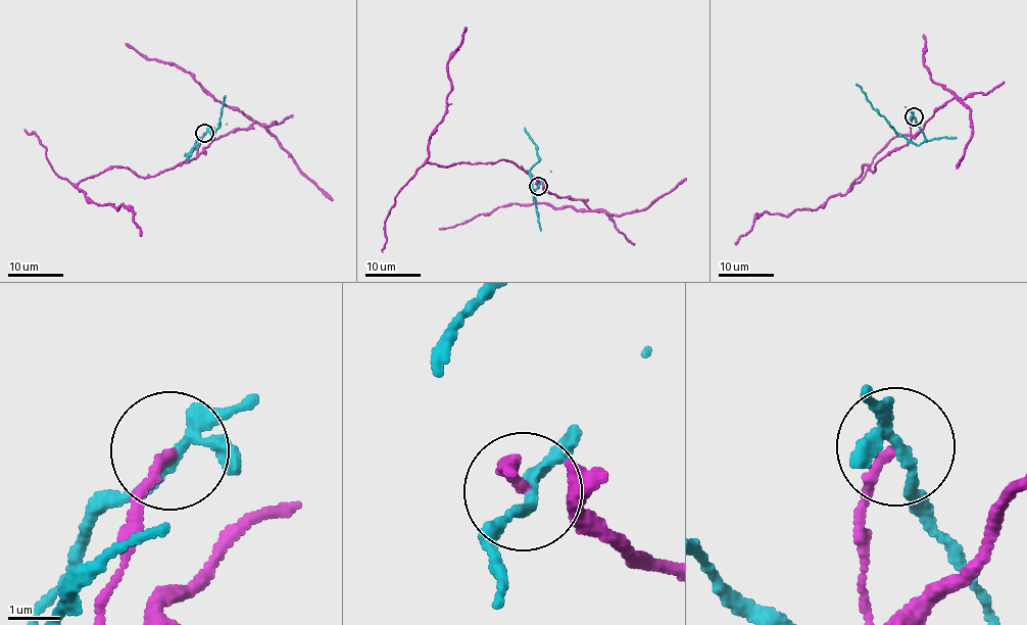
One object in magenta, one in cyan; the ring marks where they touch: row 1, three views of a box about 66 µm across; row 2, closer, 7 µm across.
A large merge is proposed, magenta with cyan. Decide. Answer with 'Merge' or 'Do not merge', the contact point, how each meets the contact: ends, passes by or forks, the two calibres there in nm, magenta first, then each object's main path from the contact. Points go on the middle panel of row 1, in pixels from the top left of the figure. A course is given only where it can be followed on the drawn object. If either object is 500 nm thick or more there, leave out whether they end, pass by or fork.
Do not merge. Place: (538, 186). At the ring magenta ends. At the ring cyan forks. Thickness 180 nm (magenta) against 170 nm. Course of magenta: (537, 186), (511, 161), (447, 166), (427, 160), (430, 136), (446, 109), (451, 86), (447, 62), (466, 27). Course of cyan: (537, 186), (534, 199), (529, 172), (539, 159), (535, 144), (524, 128)

